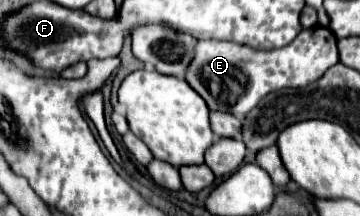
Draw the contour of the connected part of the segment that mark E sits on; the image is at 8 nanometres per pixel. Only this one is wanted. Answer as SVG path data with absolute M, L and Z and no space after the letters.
M328 27L304 29L288 47L258 51L232 41L198 41L194 61L186 71L188 85L212 111L226 111L242 119L262 97L284 87L304 87L320 79L338 63L336 35Z

